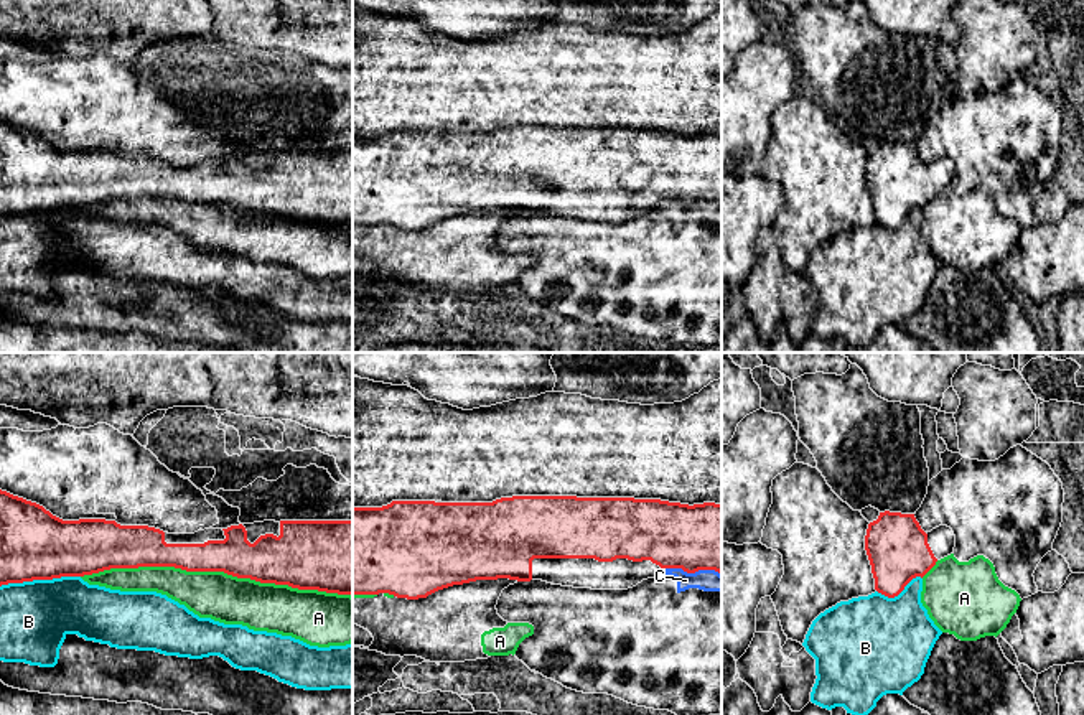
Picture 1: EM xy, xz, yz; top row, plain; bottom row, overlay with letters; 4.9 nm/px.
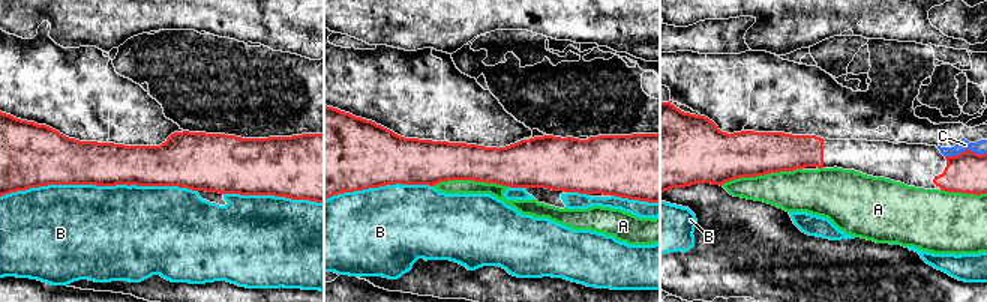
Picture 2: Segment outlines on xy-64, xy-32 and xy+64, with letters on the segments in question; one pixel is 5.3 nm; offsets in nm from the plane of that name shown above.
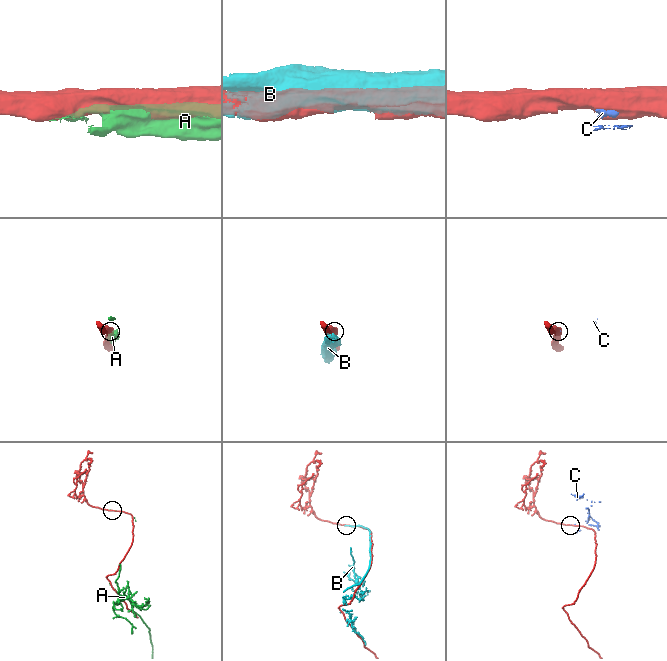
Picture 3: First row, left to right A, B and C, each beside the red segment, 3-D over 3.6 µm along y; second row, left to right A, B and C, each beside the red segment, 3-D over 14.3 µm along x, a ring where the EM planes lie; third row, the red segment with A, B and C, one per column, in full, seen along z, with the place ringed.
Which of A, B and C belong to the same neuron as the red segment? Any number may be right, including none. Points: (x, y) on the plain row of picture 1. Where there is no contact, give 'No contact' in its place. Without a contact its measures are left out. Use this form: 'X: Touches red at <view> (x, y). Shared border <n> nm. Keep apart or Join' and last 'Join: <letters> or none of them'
A: Touches red at xy (216, 201). Shared border 1300 nm. Keep apart
B: Touches red at xy (40, 210). Shared border 400 nm. Keep apart
C: Touches red at xz (692, 203). Shared border 300 nm. Keep apart
Join: none of them

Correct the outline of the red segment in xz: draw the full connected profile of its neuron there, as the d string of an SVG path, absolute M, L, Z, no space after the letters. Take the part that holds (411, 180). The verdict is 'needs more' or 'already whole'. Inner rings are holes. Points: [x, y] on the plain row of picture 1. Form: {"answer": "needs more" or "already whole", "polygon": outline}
{"answer": "needs more", "polygon": "M512 127L493 133L392 132L382 138L353 138L353 227L389 224L397 229L418 231L453 216L498 209L542 211L552 216L591 221L628 221L642 211L657 209L662 199L682 199L687 204L715 201L722 206L722 135L689 137L634 129Z"}

